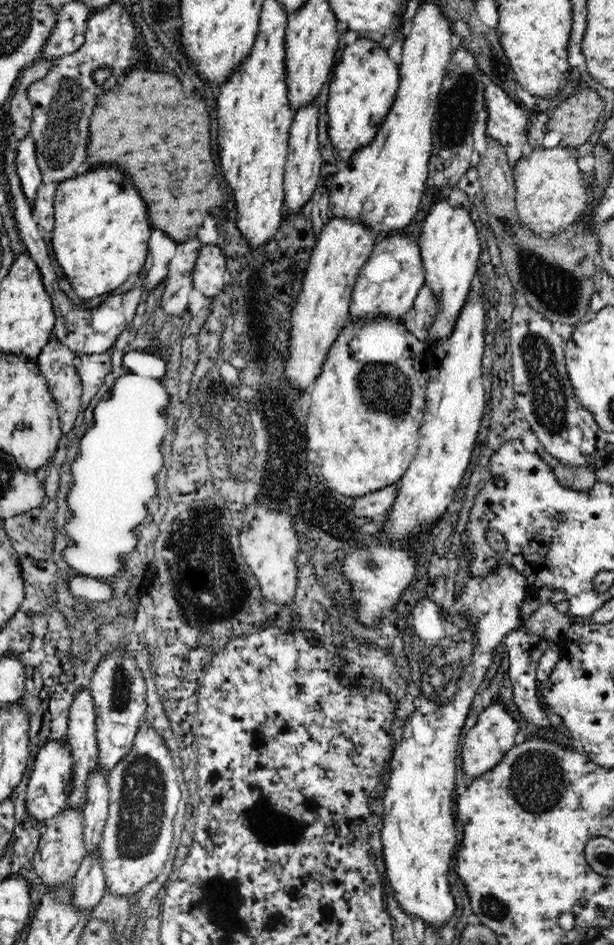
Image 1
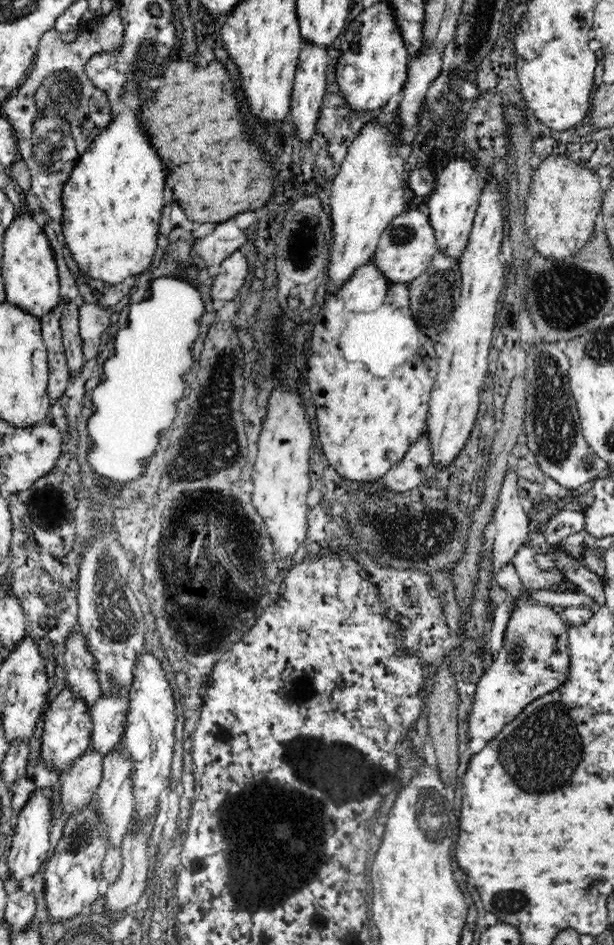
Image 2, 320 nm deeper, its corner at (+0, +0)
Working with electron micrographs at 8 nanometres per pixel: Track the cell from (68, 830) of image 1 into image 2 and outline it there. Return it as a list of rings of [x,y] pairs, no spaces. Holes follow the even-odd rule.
[[[92,745],[84,755],[75,759],[75,764],[60,778],[60,799],[64,807],[63,816],[66,818],[76,814],[95,798],[95,792],[101,783],[103,775],[103,756],[95,754]]]

